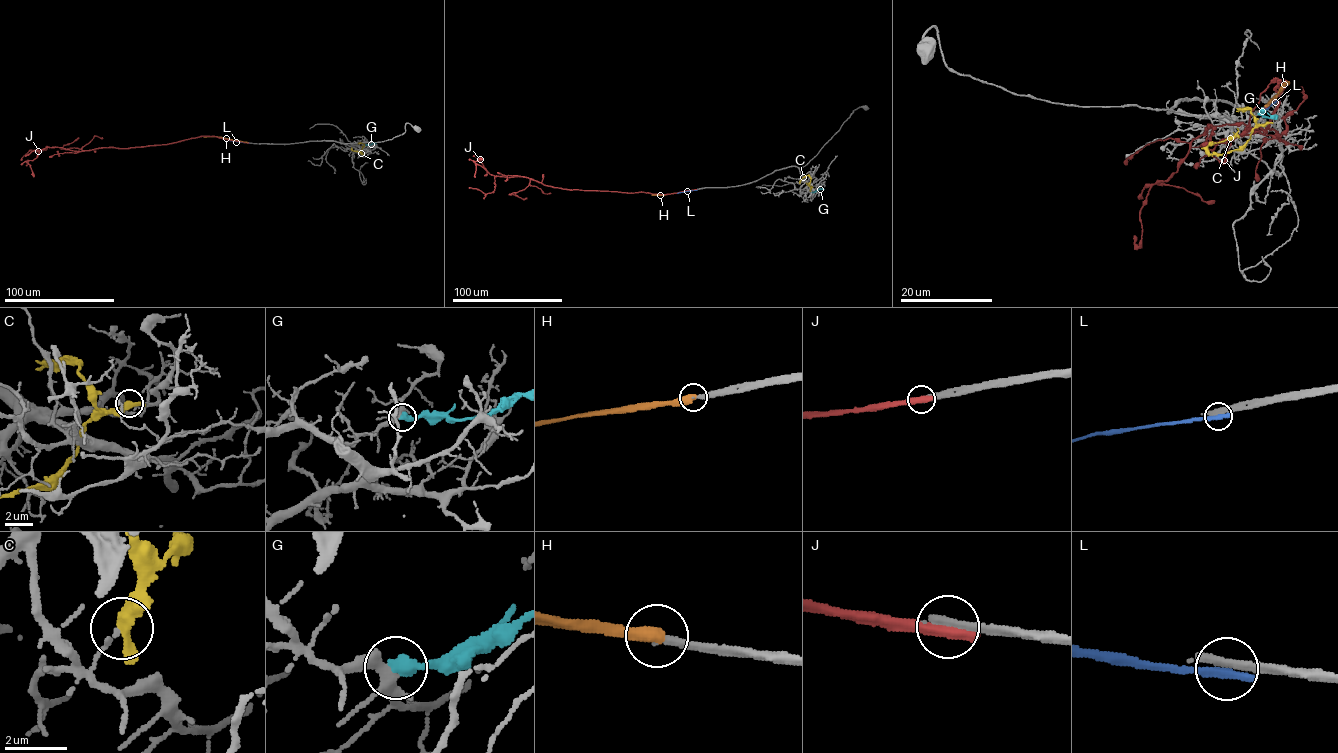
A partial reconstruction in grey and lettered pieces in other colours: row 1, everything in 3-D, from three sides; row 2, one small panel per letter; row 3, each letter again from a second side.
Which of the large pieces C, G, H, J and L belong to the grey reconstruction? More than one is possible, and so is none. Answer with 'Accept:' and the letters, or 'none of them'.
Accept: H

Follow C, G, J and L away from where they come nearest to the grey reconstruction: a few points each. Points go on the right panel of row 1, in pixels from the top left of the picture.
C: (1267, 122), (1257, 125), (1240, 147), (1211, 154), (1207, 146), (1224, 142), (1236, 128)
G: (1277, 116), (1267, 118), (1263, 114), (1264, 111)
J: (1265, 107), (1285, 81), (1265, 131), (1213, 143), (1211, 126), (1191, 143), (1176, 172), (1152, 185), (1135, 238)
L: (1266, 108), (1280, 98)

